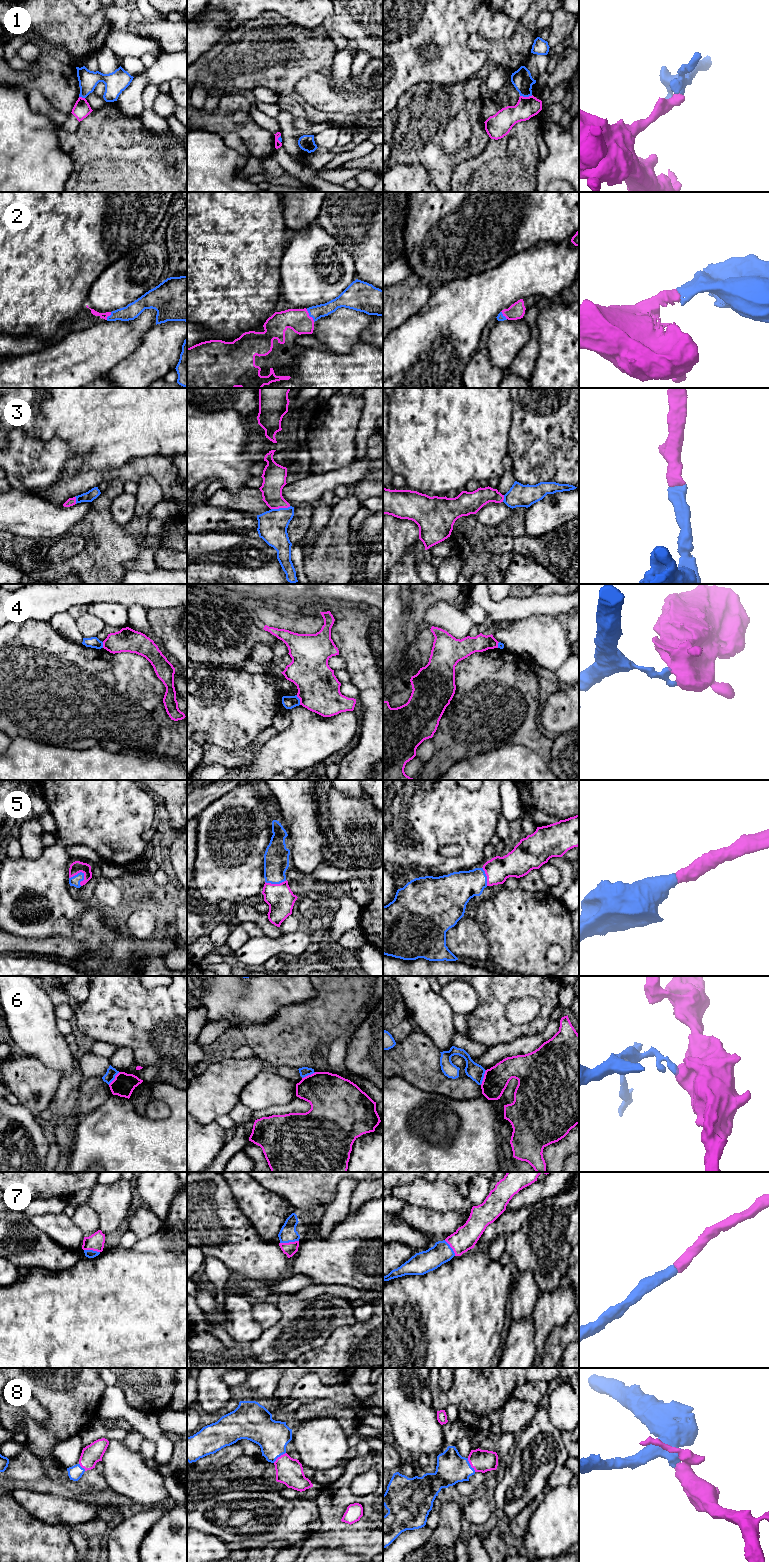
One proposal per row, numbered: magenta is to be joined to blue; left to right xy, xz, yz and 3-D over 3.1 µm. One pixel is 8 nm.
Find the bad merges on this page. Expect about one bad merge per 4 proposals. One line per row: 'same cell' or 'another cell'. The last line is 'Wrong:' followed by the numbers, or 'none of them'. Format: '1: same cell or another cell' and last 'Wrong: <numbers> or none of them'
1: another cell
2: same cell
3: same cell
4: another cell
5: same cell
6: another cell
7: same cell
8: same cell
Wrong: 1, 4, 6

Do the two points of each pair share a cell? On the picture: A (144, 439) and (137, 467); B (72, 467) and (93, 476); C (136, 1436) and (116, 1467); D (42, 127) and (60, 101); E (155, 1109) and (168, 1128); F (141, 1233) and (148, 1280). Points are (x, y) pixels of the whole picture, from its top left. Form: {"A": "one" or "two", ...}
{"A": "two", "B": "one", "C": "two", "D": "two", "E": "two", "F": "two"}

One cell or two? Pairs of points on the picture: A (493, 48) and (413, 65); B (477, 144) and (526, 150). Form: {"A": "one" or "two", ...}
{"A": "two", "B": "two"}

